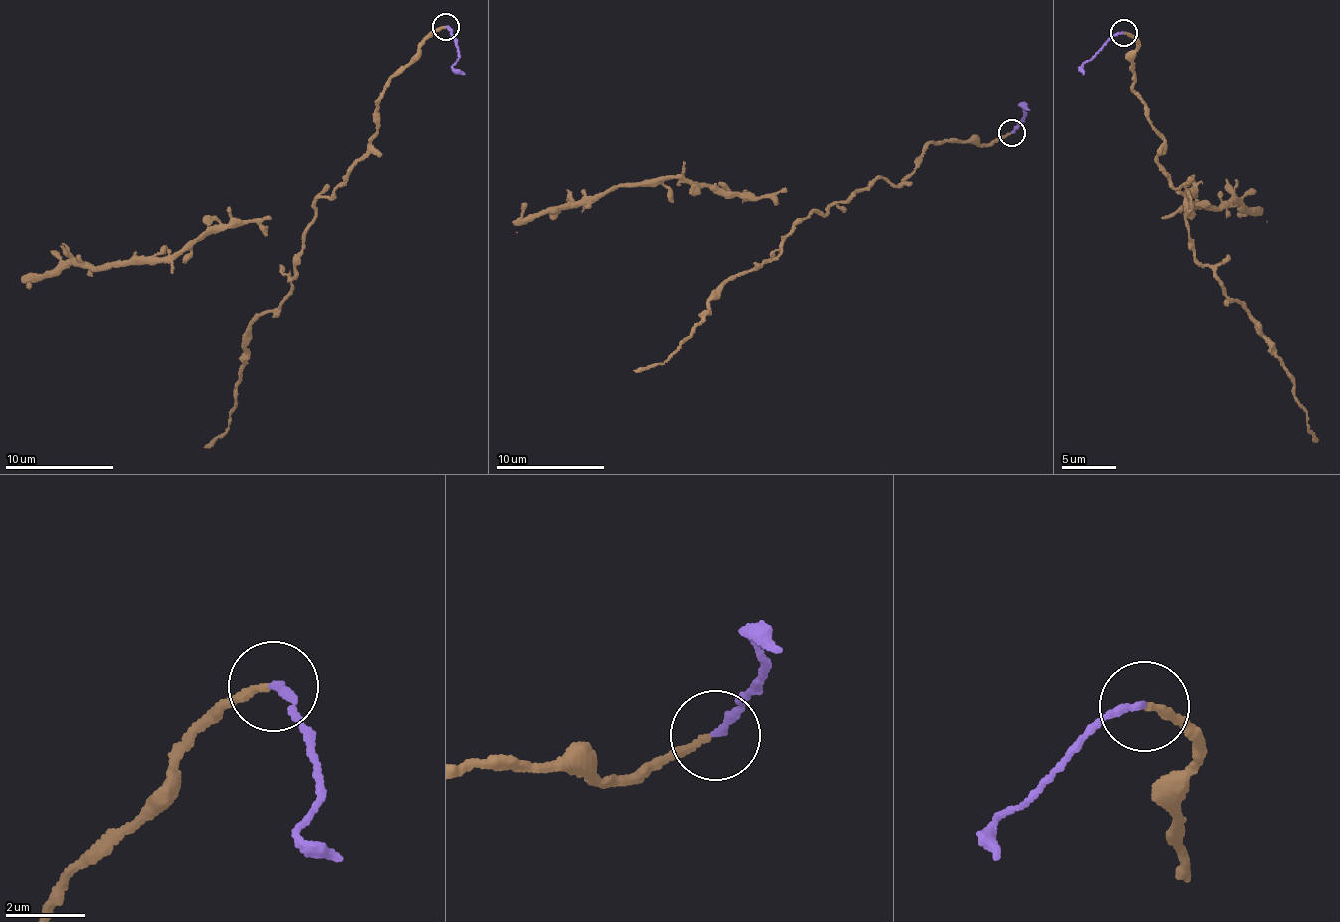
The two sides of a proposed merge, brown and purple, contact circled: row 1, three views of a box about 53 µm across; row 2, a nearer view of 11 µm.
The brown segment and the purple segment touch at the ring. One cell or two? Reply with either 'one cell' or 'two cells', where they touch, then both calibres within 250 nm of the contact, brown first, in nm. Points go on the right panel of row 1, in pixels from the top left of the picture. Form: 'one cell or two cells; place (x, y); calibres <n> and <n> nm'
one cell; place (1123, 33); calibres 170 and 180 nm

